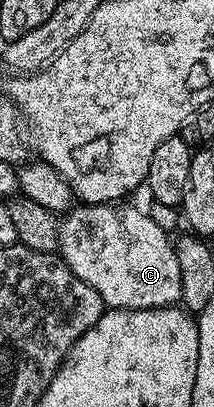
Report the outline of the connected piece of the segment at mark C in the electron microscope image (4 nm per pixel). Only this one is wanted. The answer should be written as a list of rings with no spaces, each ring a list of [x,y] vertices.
[[[80,205],[63,220],[62,242],[58,248],[69,269],[82,277],[90,289],[102,297],[105,308],[117,311],[153,311],[156,308],[171,308],[181,302],[182,273],[178,269],[178,257],[173,240],[148,215],[132,211],[128,223],[112,212],[108,205]]]

